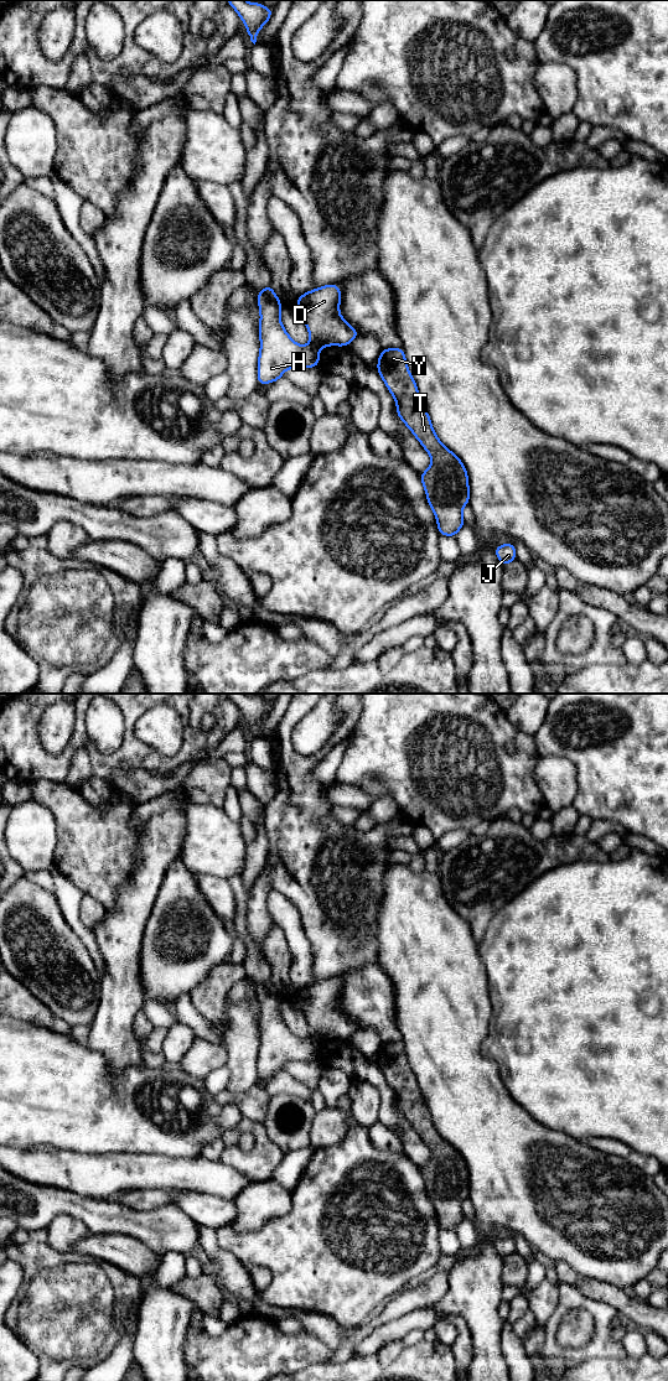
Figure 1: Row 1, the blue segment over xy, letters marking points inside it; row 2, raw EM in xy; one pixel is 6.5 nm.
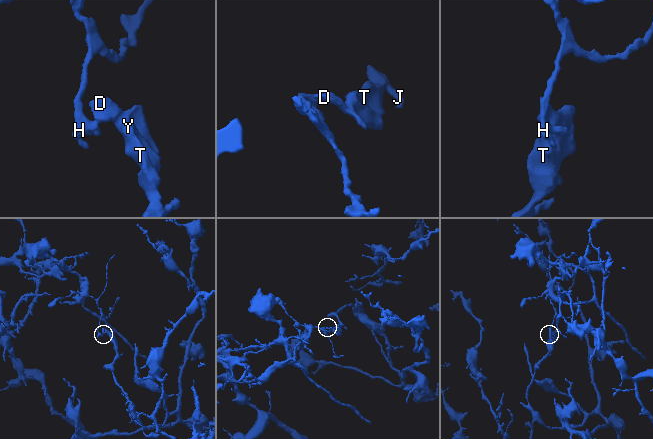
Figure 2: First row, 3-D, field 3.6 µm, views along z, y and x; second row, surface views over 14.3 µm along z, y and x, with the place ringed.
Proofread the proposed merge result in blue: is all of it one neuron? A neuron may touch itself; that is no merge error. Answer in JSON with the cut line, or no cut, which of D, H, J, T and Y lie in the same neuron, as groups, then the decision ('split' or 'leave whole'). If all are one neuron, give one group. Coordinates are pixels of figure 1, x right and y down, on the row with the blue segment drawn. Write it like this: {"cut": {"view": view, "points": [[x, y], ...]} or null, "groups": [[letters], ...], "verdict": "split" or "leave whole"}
{"cut": {"view": "xy", "points": [[310, 343], [317, 349]]}, "groups": [["D", "J", "T", "Y"], ["H"]], "verdict": "split"}

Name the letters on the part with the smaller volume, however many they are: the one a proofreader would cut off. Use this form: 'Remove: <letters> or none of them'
Remove: H

